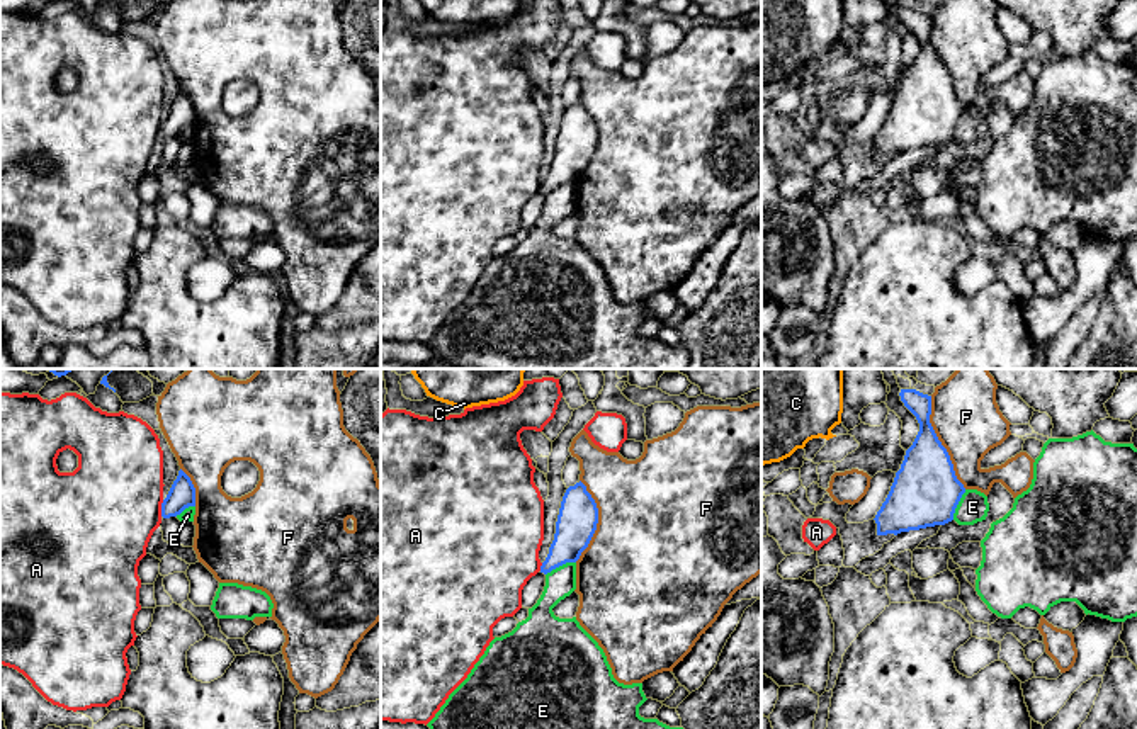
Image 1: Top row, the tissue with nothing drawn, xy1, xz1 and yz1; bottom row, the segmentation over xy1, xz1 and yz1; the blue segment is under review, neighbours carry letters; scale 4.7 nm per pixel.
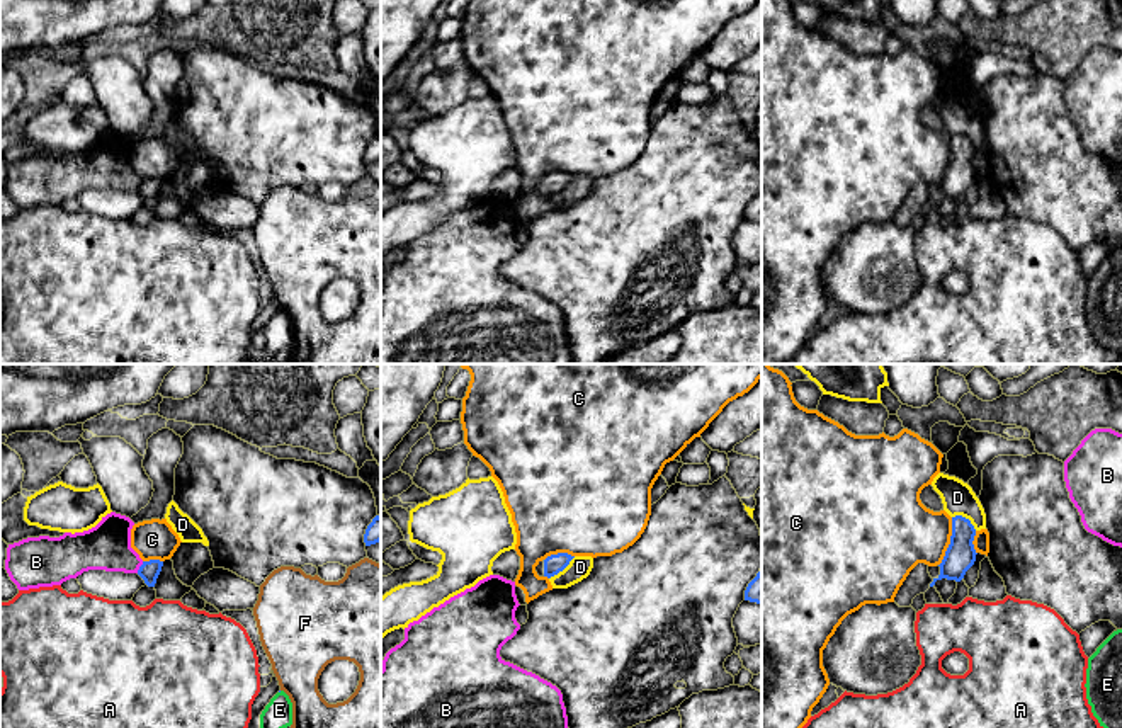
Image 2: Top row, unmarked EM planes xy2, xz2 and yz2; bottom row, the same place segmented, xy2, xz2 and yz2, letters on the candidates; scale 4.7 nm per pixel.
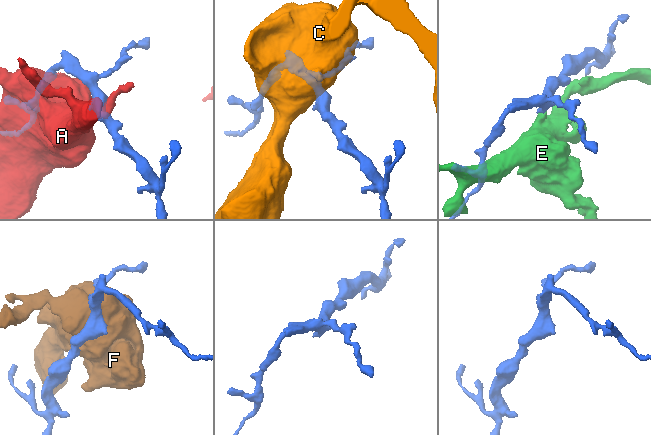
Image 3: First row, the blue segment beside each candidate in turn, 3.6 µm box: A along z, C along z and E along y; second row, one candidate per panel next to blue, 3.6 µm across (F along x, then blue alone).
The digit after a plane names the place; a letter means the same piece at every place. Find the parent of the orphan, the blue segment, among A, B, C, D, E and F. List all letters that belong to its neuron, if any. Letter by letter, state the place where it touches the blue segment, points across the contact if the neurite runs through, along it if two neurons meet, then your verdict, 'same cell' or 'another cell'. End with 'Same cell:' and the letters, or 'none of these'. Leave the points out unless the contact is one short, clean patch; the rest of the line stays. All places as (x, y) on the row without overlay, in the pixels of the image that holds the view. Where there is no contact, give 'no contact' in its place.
A: contact xy1 (162, 128); another cell
B: contact xy2 (140, 186); another cell
C: contact yz2 (951, 160); border yz2 (952, 136), (951, 162), (939, 184); another cell
D: contact xz2 (561, 189); another cell
E: contact xz1 (560, 184); border xz1 (575, 180), (566, 180), (546, 194); another cell
F: contact yz1 (940, 62); another cell
Same cell: none of these

